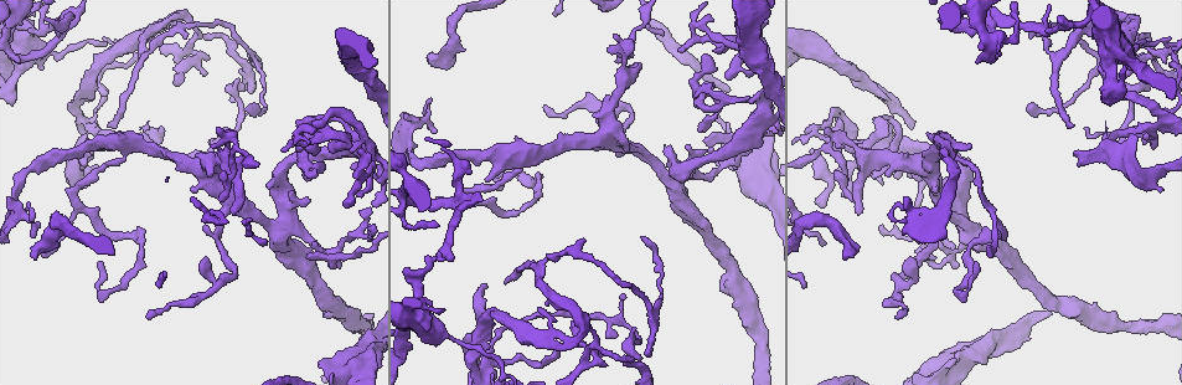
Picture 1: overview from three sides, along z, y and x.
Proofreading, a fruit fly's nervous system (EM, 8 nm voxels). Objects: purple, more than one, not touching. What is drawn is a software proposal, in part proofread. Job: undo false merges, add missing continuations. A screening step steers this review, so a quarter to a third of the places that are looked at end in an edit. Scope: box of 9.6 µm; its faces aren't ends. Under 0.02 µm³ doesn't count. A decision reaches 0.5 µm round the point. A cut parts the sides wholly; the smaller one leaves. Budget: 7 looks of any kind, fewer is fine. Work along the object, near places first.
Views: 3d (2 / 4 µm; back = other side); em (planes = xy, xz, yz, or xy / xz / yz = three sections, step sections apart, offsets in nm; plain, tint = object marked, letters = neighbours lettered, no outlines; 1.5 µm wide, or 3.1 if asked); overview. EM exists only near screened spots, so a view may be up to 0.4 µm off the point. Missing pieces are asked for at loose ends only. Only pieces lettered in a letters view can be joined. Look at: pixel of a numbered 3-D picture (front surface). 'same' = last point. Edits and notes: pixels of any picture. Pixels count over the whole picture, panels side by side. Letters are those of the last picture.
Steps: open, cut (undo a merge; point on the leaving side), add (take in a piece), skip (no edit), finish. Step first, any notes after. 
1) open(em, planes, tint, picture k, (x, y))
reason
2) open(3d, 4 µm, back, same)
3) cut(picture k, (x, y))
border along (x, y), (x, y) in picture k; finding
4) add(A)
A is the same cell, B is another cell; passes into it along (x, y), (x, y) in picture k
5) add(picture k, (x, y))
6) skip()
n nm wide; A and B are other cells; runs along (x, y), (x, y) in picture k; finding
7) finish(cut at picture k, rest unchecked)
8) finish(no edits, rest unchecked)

open(3d, 2 µm, picture 1, (843, 258))
branch stops here

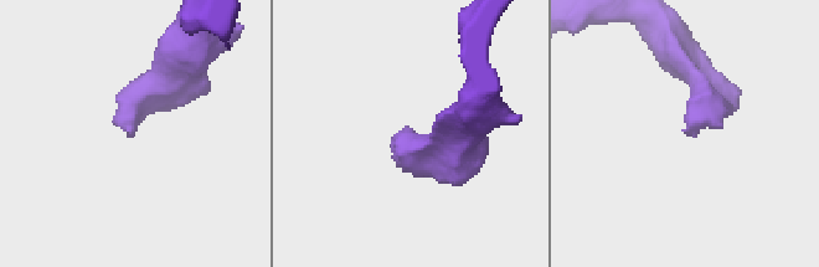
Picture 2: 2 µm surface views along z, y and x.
open(em, xy, step 8, tint, picture 2, (686, 136))

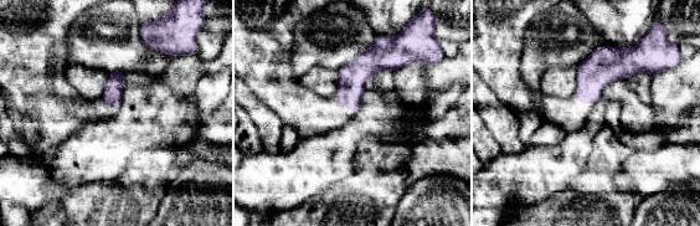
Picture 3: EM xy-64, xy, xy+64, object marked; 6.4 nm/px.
open(em, planes, letters, same)
cut it another way

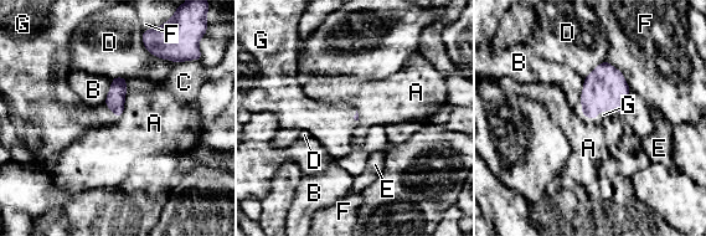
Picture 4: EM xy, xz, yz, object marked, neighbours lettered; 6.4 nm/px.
add(G)
G is the same cell, A, B, C, D, E and F are other cells; passes into it along (606, 87), (599, 111), (603, 114) in picture 4; the neuron continues

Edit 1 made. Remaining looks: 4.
open(3d, 2 µm, picture 1, (409, 149))
arms part here

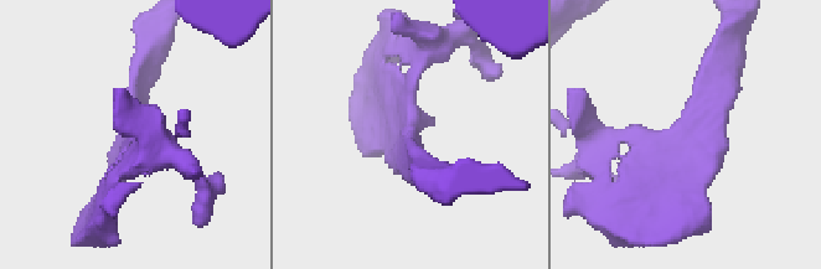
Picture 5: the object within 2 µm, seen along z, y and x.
open(em, yz, step 4, tint, picture 5, (412, 144))
now the EM

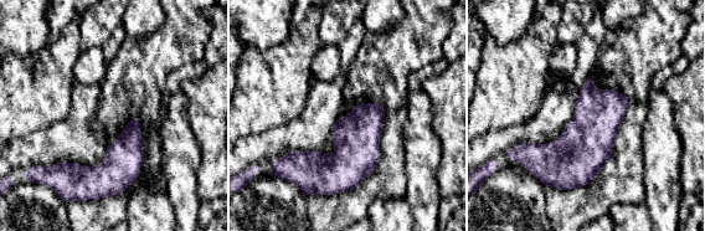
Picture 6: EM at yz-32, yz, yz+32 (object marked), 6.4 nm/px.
open(em, yz, step 4, letters, same)
see the neighbours

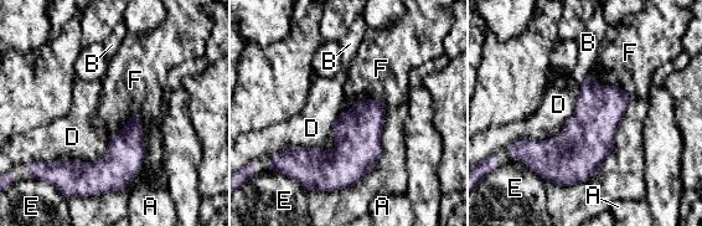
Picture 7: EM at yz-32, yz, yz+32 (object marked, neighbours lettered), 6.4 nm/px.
skip()
A, B, D, E and F are other cells; border along (512, 155), (525, 162), (545, 183) in picture 7; all the same neuron

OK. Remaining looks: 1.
finish(add at picture 4, rest unchecked)

